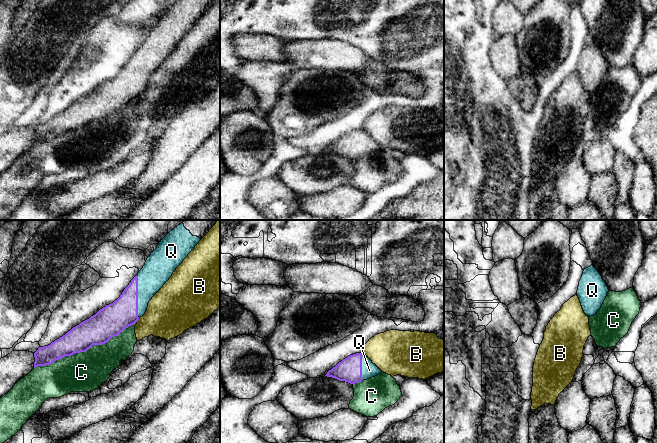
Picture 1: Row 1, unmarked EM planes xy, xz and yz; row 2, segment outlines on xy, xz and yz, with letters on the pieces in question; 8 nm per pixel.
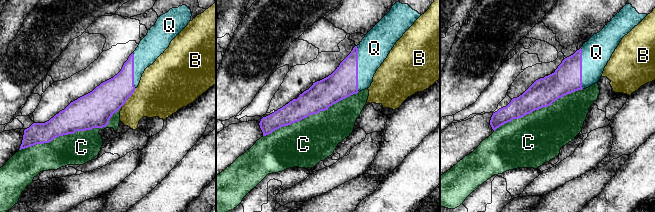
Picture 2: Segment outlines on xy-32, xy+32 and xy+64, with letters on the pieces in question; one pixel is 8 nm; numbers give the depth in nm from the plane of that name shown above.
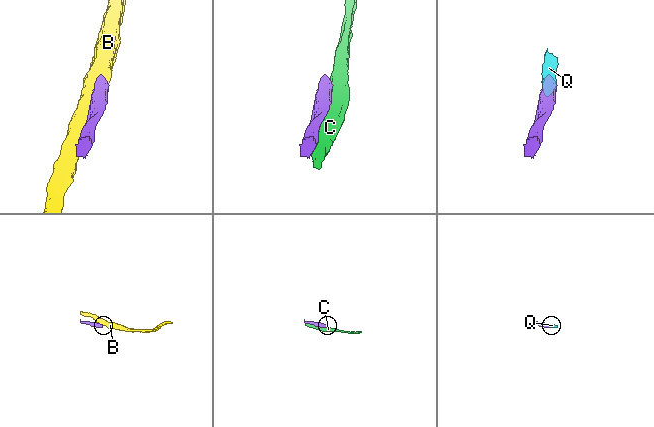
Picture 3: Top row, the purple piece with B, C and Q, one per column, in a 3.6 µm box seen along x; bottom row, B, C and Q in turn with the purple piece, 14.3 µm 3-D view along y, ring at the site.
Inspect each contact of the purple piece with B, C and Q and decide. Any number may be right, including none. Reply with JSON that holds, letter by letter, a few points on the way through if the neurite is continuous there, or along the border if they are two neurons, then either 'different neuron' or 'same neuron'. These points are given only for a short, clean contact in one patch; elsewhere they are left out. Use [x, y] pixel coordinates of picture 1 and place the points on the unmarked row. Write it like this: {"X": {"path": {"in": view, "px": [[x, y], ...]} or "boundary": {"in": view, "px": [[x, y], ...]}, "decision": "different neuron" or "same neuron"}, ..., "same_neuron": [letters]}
{"B": {"decision": "different neuron"}, "C": {"decision": "different neuron"}, "Q": {"decision": "same neuron"}, "same_neuron": ["Q"]}

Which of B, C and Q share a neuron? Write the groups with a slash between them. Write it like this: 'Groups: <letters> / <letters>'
Groups: B / C / Q

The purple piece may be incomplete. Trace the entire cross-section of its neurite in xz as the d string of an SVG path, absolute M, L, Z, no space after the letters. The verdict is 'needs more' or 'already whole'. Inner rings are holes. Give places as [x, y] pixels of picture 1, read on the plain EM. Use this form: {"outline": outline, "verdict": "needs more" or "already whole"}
{"outline": "M363 129L348 132L327 148L325 152L355 160L381 150L382 147Z", "verdict": "needs more"}

